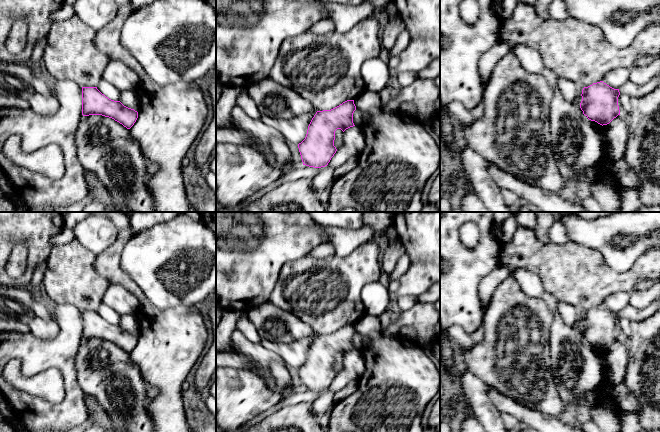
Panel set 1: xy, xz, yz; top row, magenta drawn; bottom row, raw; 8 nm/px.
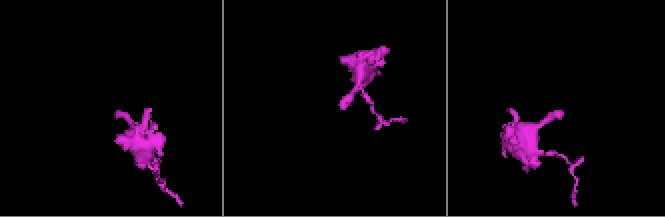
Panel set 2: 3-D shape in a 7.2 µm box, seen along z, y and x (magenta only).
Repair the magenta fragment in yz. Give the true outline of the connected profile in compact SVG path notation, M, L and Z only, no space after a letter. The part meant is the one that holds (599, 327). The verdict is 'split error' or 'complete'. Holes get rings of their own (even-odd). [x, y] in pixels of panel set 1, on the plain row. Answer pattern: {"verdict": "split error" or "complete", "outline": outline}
{"verdict": "split error", "outline": "M660 298L653 300L645 308L636 308L627 305L619 313L614 313L603 305L593 307L582 314L580 332L583 338L591 345L600 349L609 348L620 339L618 321L620 318L630 322L643 321L652 316L660 306Z"}

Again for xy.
{"verdict": "complete", "outline": "M82 311L82 339L102 339L114 343L130 353L138 342L138 336L102 318L97 311Z"}

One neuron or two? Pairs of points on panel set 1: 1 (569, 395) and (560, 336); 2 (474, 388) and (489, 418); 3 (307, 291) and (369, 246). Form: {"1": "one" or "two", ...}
{"1": "one", "2": "one", "3": "one"}

